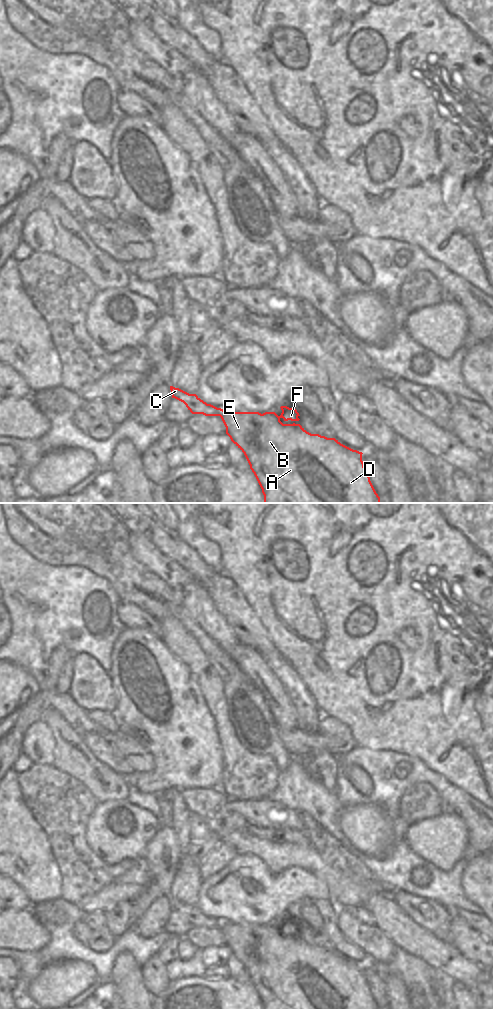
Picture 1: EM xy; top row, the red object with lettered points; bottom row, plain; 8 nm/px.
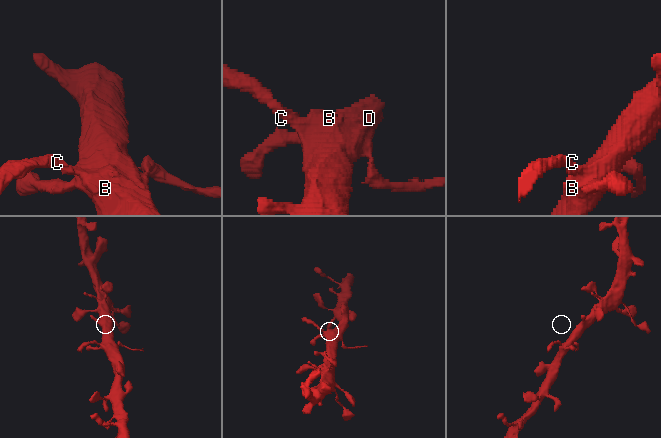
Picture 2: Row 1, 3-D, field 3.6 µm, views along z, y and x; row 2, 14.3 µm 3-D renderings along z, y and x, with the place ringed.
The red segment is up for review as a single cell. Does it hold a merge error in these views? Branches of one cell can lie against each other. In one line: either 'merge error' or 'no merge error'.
no merge error

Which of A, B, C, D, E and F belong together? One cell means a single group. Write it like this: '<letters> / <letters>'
A B C D E F

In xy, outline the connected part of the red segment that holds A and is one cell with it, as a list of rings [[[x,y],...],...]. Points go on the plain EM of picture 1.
[[[170,898],[170,902],[172,904],[172,910],[175,910],[181,914],[183,914],[188,922],[192,926],[203,926],[205,928],[220,928],[225,939],[226,946],[230,949],[231,953],[244,965],[249,977],[250,981],[254,985],[261,1001],[264,1009],[379,1009],[376,1005],[371,993],[370,989],[364,979],[364,975],[362,973],[362,964],[357,962],[353,962],[343,956],[341,956],[335,950],[327,950],[325,948],[321,948],[319,946],[311,946],[307,944],[300,936],[283,936],[280,931],[283,930],[284,933],[291,932],[293,934],[299,933],[298,930],[300,927],[295,920],[289,920],[287,918],[281,918],[282,925],[278,928],[275,924],[265,924],[263,926],[259,924],[235,924],[233,922],[223,922],[221,920],[217,920],[211,916],[207,916],[203,912],[201,912],[196,906],[189,906],[179,900],[175,900]]]

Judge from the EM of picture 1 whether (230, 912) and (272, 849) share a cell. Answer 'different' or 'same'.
different

